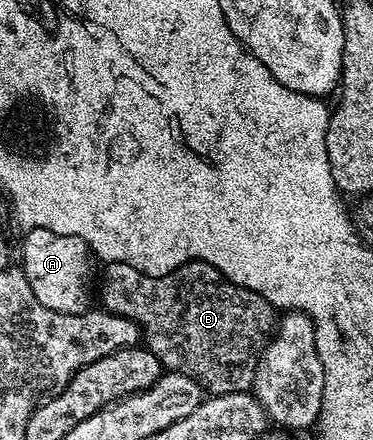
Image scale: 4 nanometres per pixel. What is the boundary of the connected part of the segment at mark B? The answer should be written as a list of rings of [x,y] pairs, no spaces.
[[[189,260],[169,274],[147,274],[125,262],[110,262],[103,268],[103,309],[135,319],[142,331],[143,345],[156,354],[161,367],[189,374],[205,387],[217,386],[215,389],[220,392],[251,387],[256,359],[278,322],[277,307],[271,302],[250,288],[234,284],[218,268],[205,262]]]

